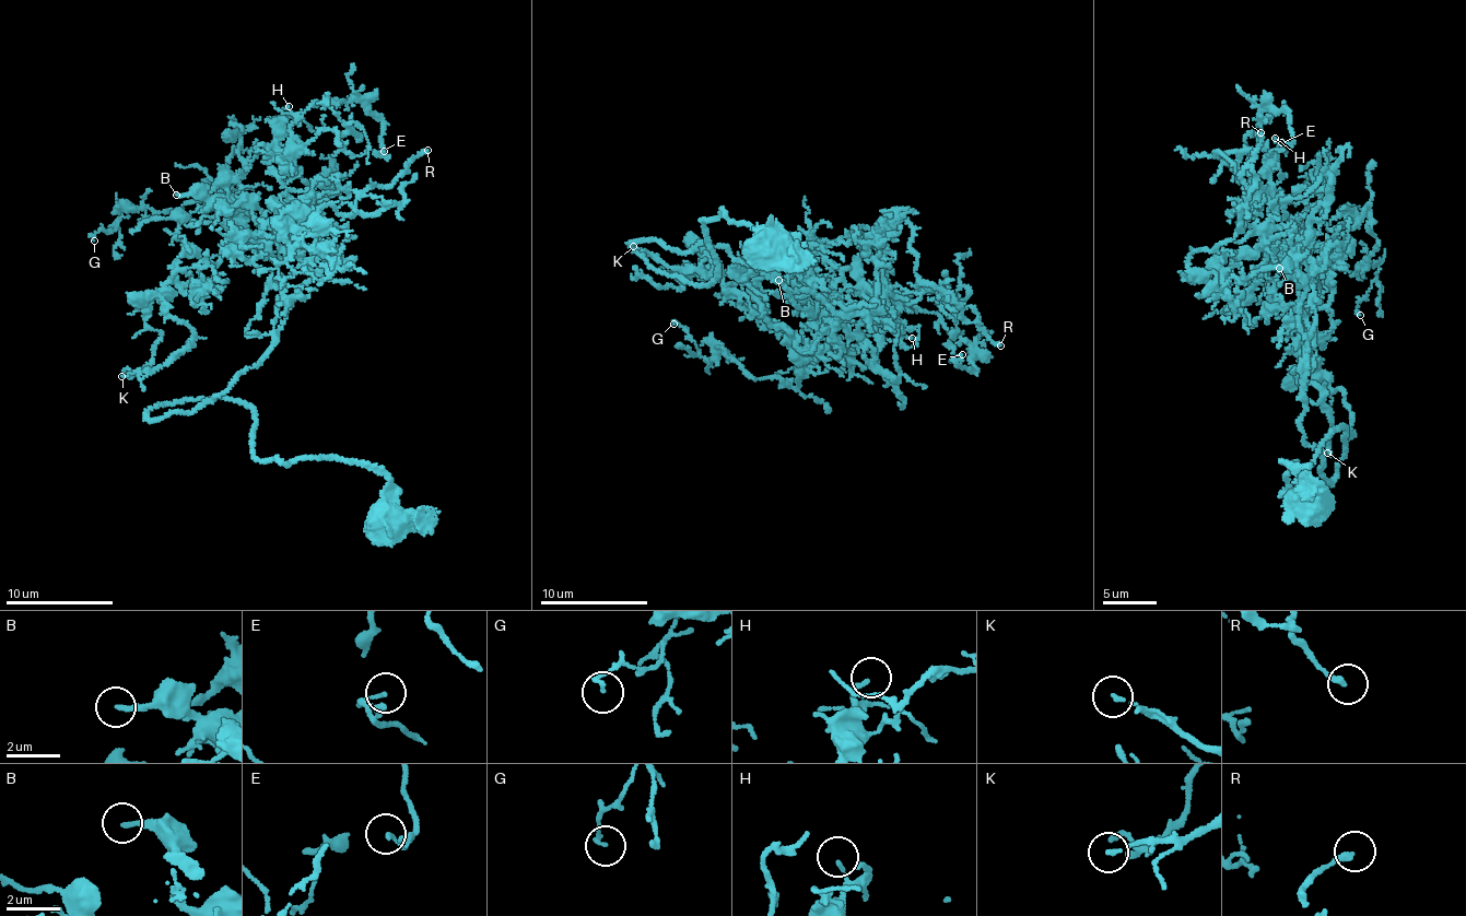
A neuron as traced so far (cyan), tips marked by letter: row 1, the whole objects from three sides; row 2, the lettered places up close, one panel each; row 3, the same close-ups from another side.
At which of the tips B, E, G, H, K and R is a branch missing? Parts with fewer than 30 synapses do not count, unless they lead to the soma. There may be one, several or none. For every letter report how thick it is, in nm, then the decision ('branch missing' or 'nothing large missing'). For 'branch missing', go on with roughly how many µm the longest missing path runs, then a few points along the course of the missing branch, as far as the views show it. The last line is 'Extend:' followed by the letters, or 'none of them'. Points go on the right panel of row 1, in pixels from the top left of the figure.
B: 170 nm thick; nothing large missing
E: 110 nm thick; nothing large missing
G: 150 nm thick; nothing large missing
H: 120 nm thick; nothing large missing
K: 120 nm thick; nothing large missing
R: 200 nm thick; nothing large missing
Extend: none of them

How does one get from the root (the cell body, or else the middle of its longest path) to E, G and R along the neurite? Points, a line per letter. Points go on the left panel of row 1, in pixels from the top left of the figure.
E: (386, 519), (243, 403), (148, 419), (330, 257), (295, 119), (384, 151)
G: (386, 519), (362, 465), (262, 462), (243, 403), (148, 419), (291, 308), (306, 262), (248, 203), (94, 241)
R: (386, 519), (362, 465), (262, 462), (243, 403), (148, 415), (254, 367), (340, 257), (319, 211), (427, 150)

